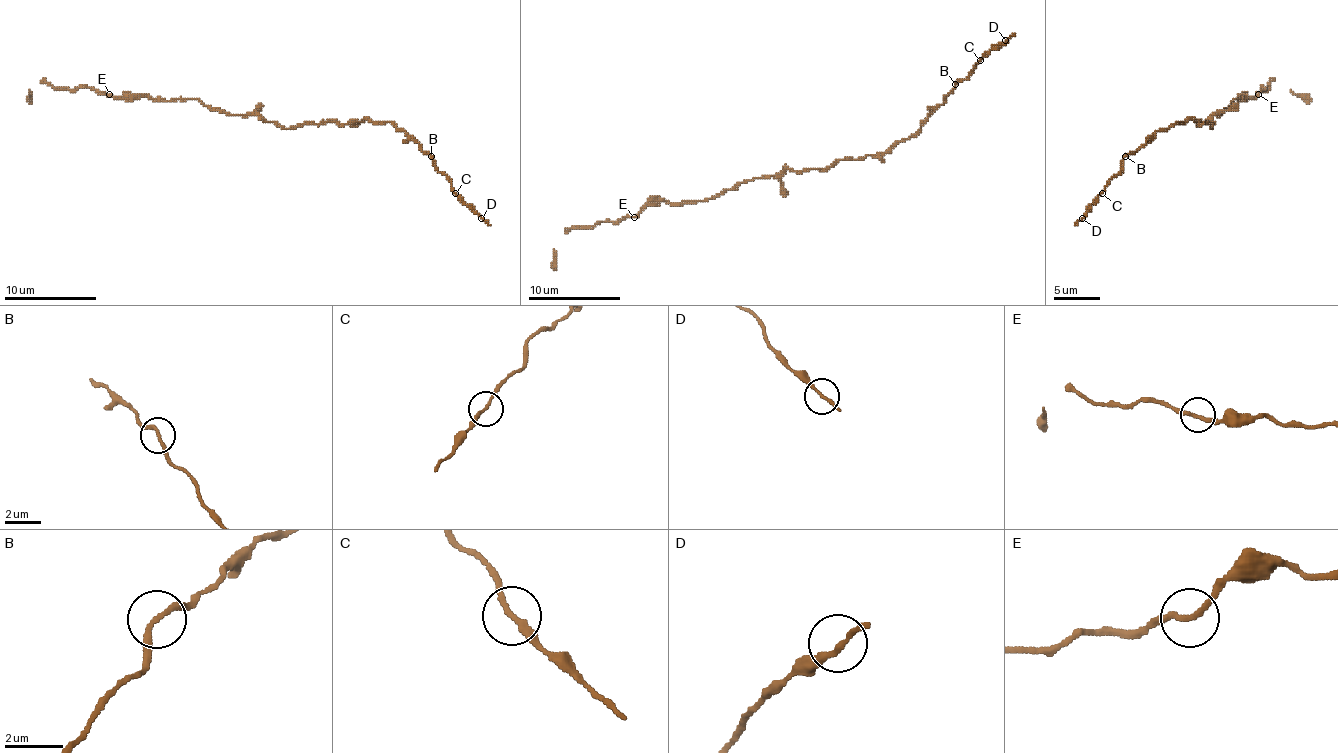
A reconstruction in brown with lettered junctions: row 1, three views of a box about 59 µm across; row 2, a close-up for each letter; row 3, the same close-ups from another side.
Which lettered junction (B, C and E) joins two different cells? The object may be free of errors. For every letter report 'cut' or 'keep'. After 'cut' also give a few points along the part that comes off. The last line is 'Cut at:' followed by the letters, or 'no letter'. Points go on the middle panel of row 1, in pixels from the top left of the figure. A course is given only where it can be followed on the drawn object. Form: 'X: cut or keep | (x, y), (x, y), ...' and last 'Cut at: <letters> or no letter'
B: keep
C: cut | (980, 61), (1015, 33)
E: keep
Cut at: C

